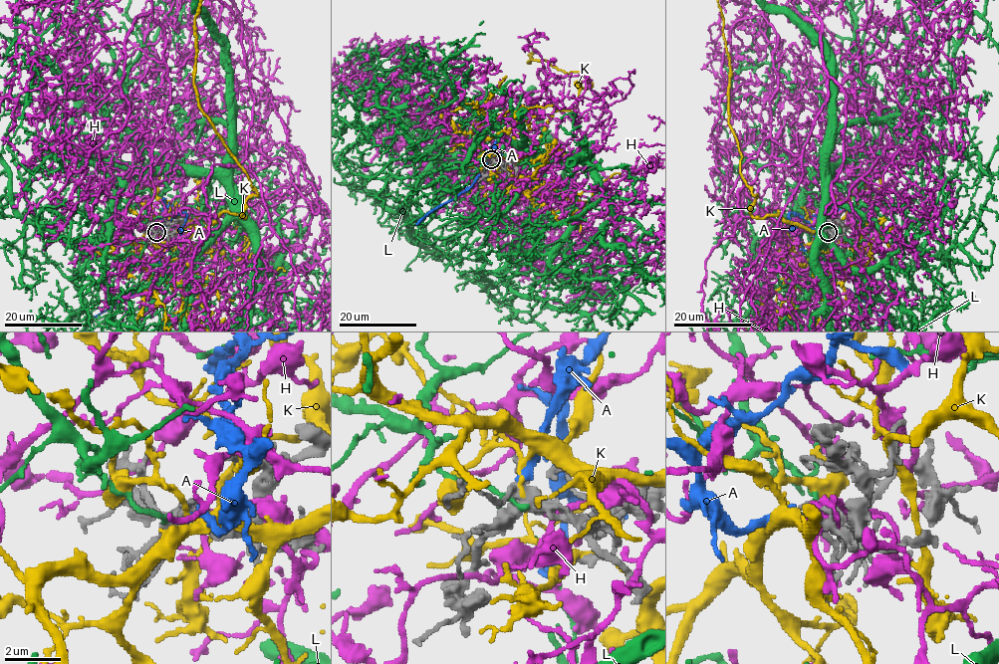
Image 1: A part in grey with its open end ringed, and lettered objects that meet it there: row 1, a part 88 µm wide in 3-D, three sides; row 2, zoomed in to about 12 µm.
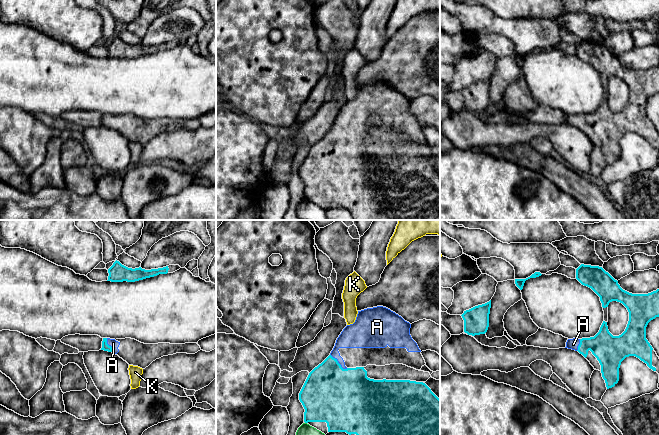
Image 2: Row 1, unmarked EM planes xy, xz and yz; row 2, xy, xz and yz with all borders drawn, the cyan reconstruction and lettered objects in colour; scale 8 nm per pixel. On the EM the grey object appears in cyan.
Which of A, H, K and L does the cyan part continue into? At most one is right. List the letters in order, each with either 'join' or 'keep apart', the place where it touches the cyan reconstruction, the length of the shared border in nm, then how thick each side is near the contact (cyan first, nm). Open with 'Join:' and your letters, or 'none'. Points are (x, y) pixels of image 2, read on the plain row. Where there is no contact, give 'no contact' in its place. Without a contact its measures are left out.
Join: A
A: join; meets cyan in xz at (338, 139); contact 180 nm long; 460 nm thick on the cyan side, 190 nm on the other
H: keep apart; no contact
K: keep apart; no contact
L: keep apart; no contact

